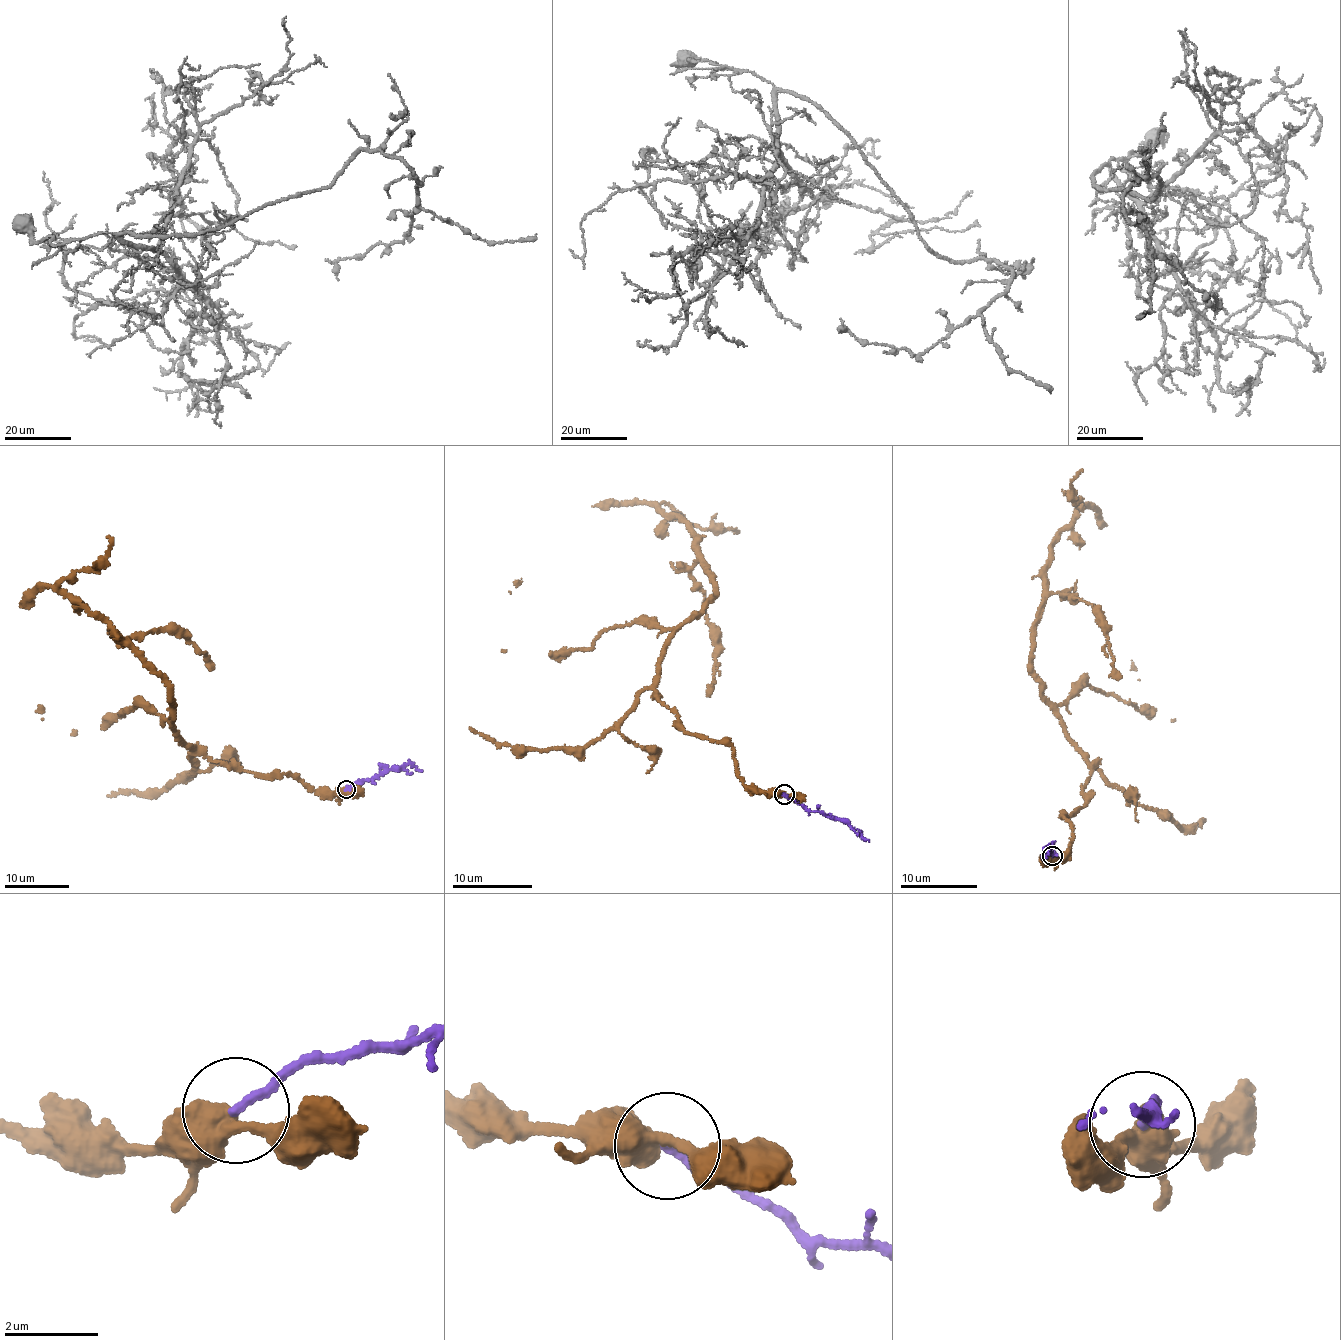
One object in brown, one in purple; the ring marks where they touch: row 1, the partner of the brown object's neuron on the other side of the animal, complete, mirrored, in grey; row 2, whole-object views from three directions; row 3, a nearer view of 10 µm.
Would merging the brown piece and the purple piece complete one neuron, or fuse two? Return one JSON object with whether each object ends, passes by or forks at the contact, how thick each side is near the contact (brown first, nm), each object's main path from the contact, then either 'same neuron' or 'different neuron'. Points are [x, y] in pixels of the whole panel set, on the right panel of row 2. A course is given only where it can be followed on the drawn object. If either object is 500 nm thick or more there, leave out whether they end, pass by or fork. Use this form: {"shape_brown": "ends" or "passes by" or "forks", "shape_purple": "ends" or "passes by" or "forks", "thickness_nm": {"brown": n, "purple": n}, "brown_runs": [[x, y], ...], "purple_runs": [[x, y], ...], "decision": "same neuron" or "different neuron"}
{"shape_brown": "passes by", "shape_purple": "ends", "thickness_nm": {"brown": 440, "purple": 190}, "brown_runs": [[1053, 855], [1071, 852], [1064, 817], [1087, 805], [1091, 774], [1042, 696], [1032, 653], [1082, 469]], "purple_runs": [[1052, 855], [1054, 853], [1049, 854], [1049, 847], [1046, 848], [1044, 859]], "decision": "different neuron"}

